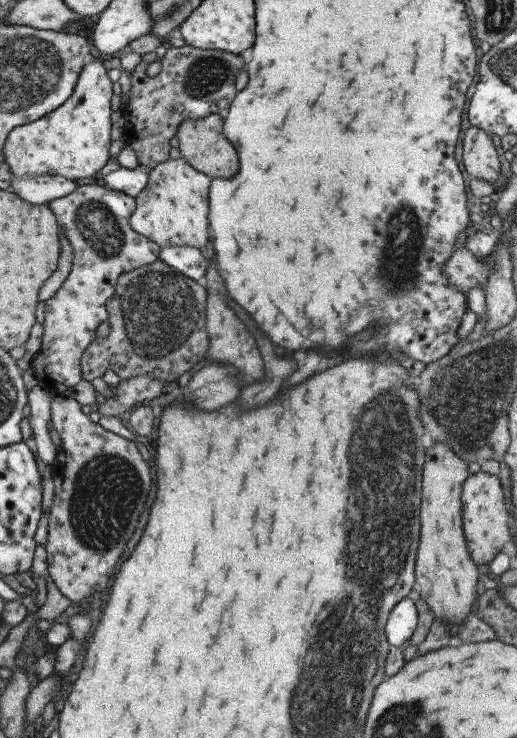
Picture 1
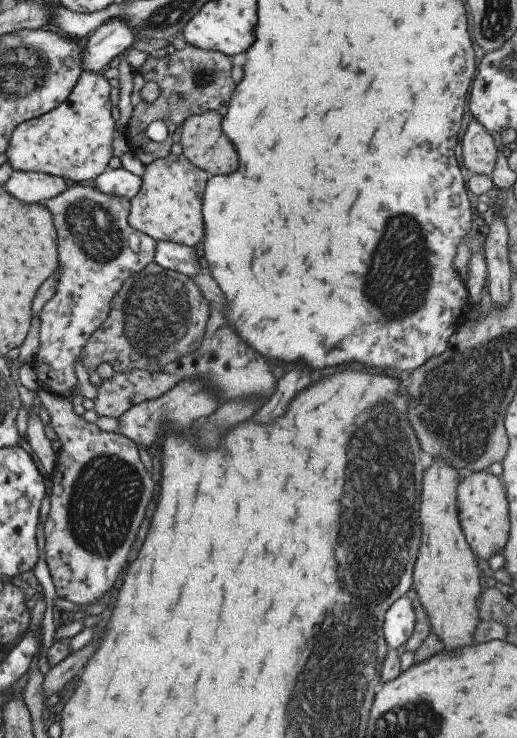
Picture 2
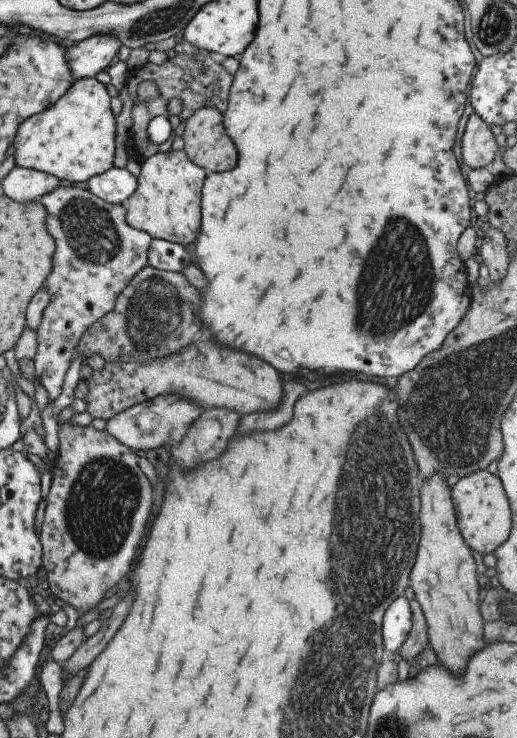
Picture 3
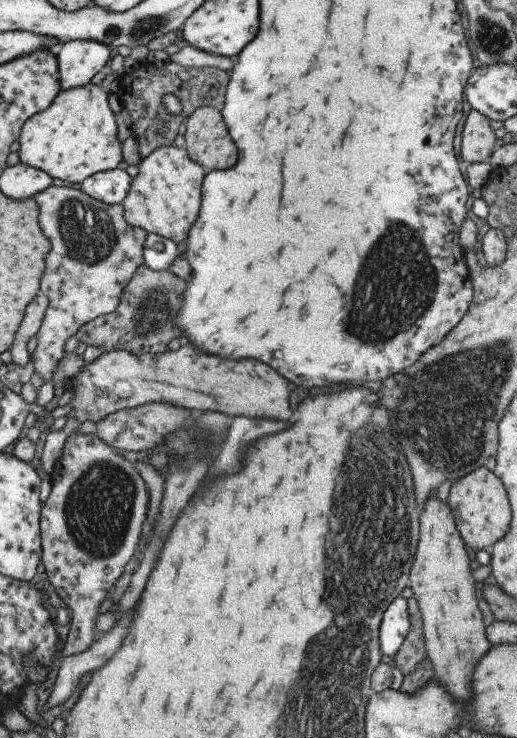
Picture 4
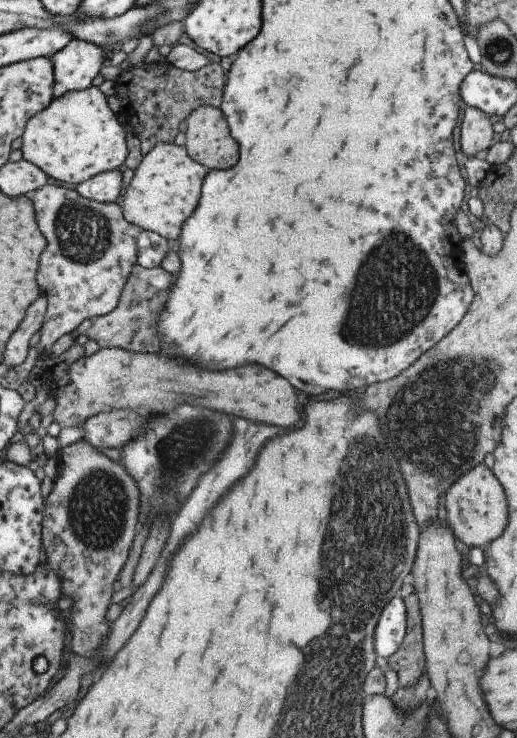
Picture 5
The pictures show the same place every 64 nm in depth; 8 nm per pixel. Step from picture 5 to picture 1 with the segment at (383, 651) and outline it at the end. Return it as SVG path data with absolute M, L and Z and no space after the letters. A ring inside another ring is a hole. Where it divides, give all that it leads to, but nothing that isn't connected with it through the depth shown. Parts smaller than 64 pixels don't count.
M403 598L395 604L388 614L385 626L383 627L389 646L403 648L410 640L415 630L418 614L414 601Z

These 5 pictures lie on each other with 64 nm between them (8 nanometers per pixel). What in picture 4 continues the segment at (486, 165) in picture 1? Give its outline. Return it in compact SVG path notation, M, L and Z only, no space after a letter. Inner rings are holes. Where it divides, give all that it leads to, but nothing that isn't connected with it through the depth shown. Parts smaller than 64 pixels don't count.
M471 109L466 117L461 132L460 157L468 164L483 163L491 153L494 153L493 144L495 125L480 112Z

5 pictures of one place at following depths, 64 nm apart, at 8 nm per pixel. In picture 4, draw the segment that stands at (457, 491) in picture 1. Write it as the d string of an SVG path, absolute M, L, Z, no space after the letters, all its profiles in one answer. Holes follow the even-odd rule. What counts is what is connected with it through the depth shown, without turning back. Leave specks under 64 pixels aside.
M436 490L433 494L428 496L428 499L424 500L424 505L422 506L422 509L419 510L418 541L416 544L415 560L413 560L413 566L411 566L411 572L409 572L409 586L411 586L411 590L413 590L413 596L415 596L415 600L417 600L417 606L419 606L419 610L421 610L421 618L423 618L426 656L429 656L429 660L431 660L431 664L433 664L433 668L435 668L435 674L437 674L437 678L441 680L441 684L443 684L443 686L449 686L449 692L451 692L457 700L461 698L463 702L467 702L467 700L469 700L469 680L471 680L471 670L473 670L475 662L477 662L477 660L489 650L489 644L487 644L487 640L485 640L481 614L479 614L479 608L477 608L477 604L475 604L475 582L473 582L473 578L471 578L471 568L469 568L471 562L469 562L469 556L467 556L467 552L465 552L465 546L463 546L464 542L456 529L454 518L452 517L448 505L441 502L441 500L438 500L435 493Z

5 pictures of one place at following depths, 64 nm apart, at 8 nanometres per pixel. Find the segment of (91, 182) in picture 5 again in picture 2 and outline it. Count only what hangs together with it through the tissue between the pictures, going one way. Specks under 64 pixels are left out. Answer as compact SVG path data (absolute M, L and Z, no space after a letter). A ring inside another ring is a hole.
M121 167L106 168L99 176L94 178L94 187L106 195L115 195L130 199L137 194L142 180L140 176L133 175Z

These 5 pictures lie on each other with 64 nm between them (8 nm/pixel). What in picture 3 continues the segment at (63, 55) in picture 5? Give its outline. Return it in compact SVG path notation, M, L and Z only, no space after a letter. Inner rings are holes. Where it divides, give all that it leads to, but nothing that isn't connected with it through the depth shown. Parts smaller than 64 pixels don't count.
M99 33L66 48L72 82L83 77L94 77L101 70L106 70L121 45L115 37Z

